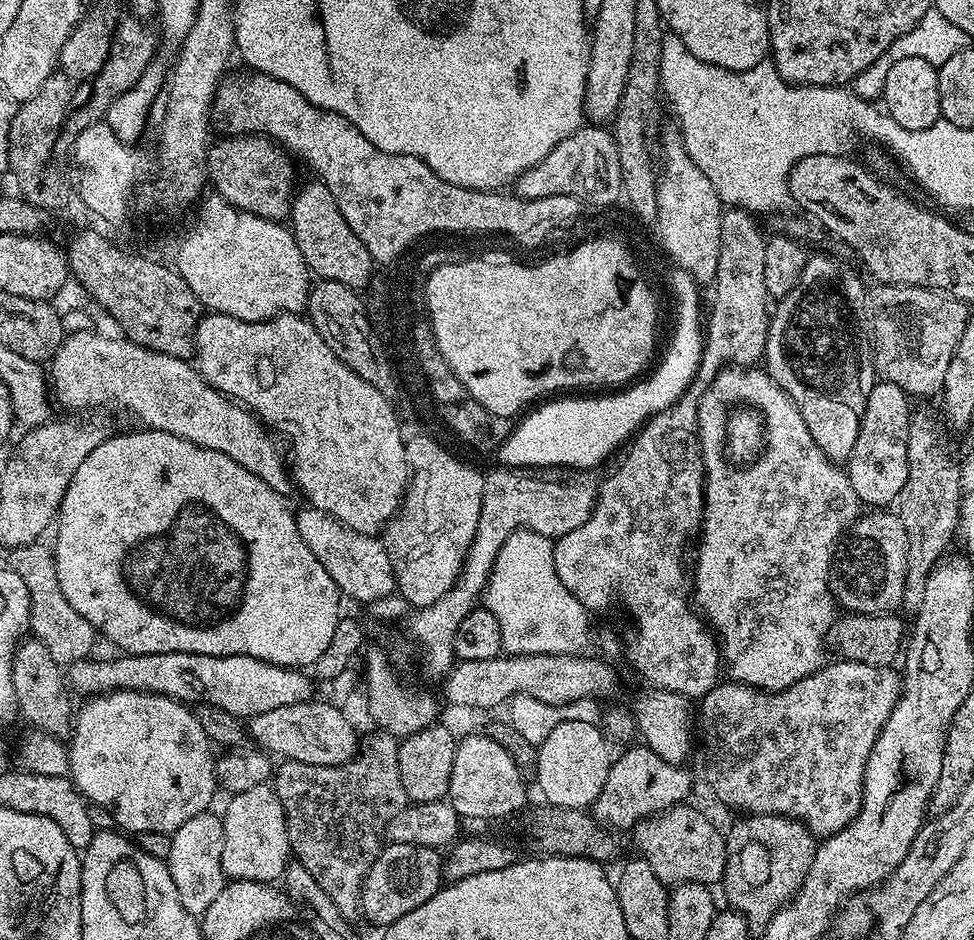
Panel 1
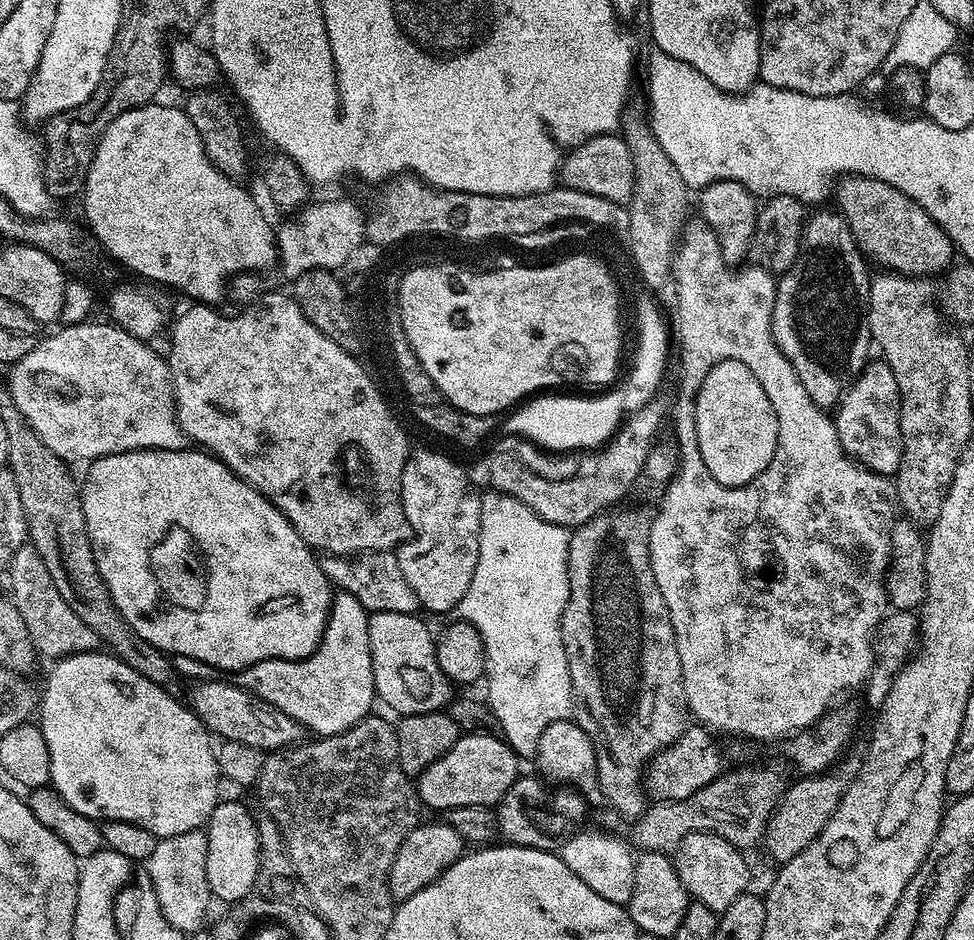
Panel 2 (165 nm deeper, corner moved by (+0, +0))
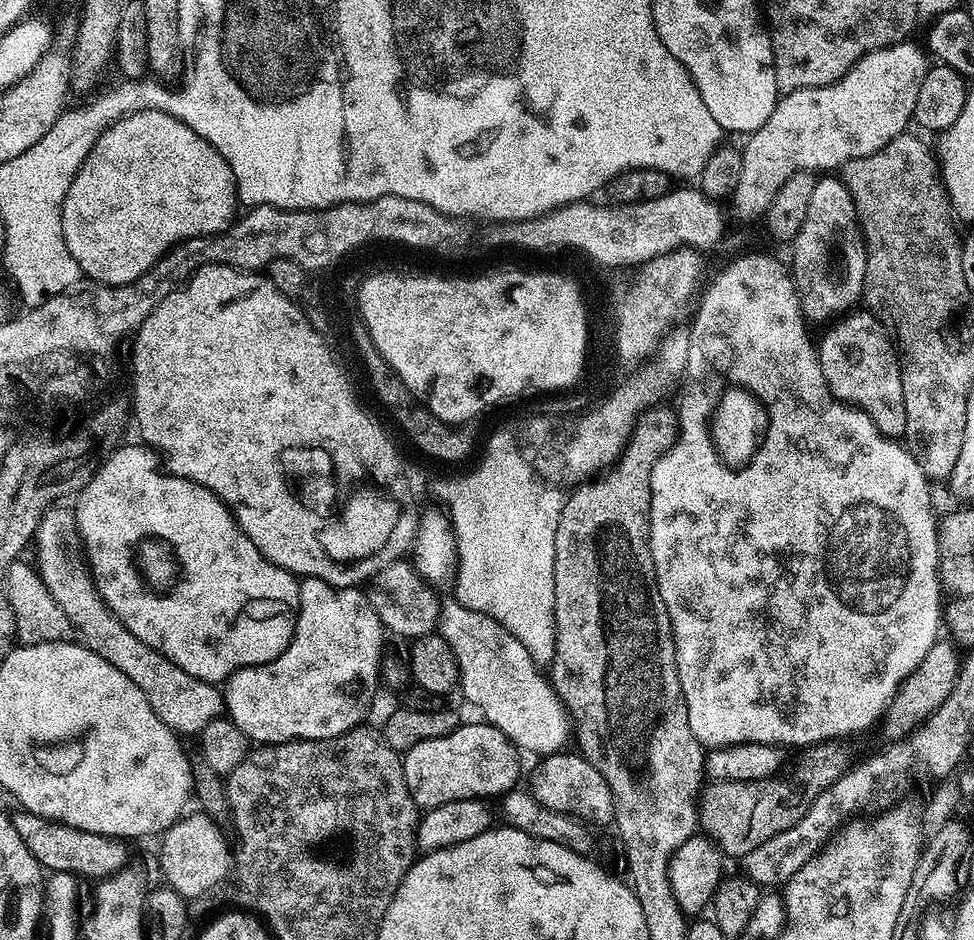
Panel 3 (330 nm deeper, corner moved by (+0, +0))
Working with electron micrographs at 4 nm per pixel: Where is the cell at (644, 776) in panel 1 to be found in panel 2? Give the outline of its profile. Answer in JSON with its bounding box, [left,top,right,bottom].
[646,726,725,801]

